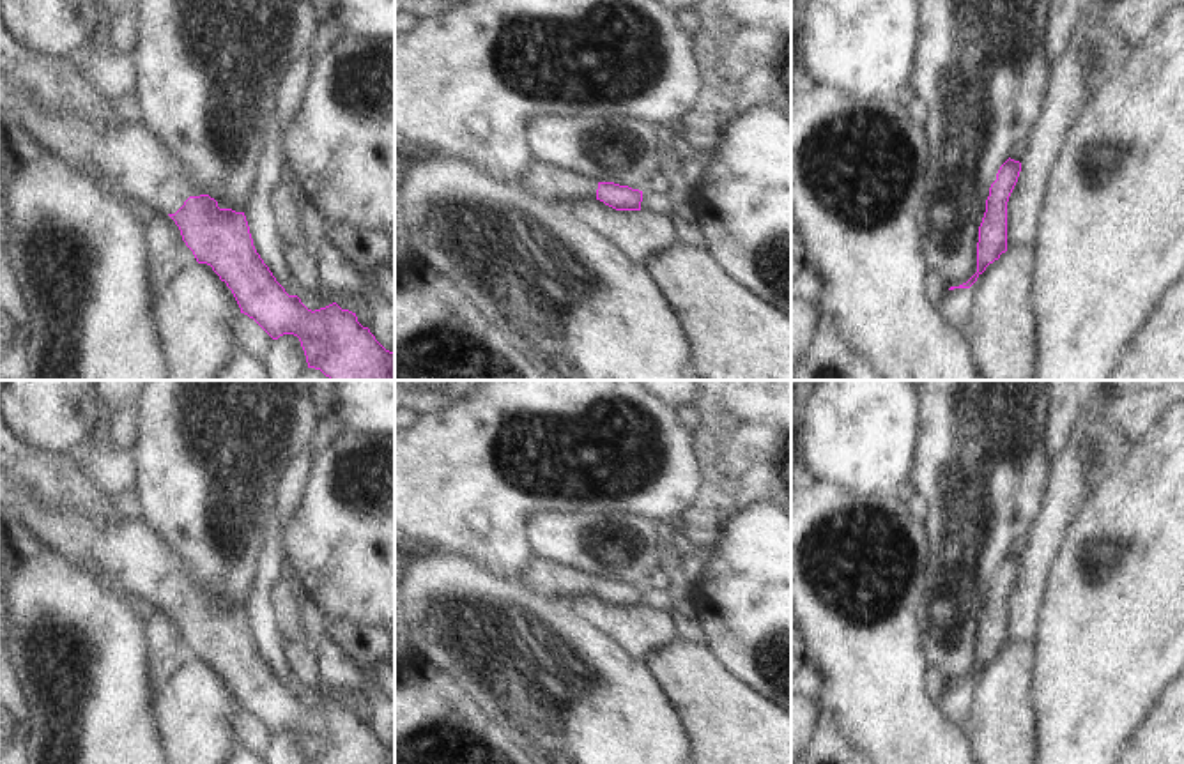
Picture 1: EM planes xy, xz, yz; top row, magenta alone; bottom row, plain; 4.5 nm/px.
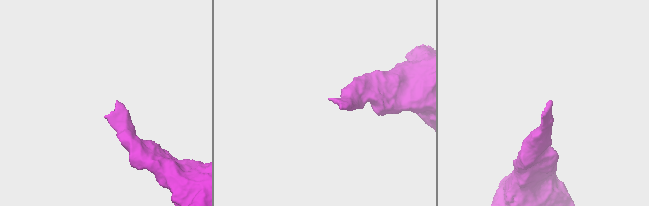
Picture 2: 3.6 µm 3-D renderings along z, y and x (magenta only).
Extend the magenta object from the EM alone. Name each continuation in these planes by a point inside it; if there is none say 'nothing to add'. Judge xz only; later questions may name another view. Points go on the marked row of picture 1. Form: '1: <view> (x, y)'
1: xz (551, 183)

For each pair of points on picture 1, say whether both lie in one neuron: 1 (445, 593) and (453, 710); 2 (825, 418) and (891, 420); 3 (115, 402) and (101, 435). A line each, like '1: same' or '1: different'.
1: different
2: same
3: same

